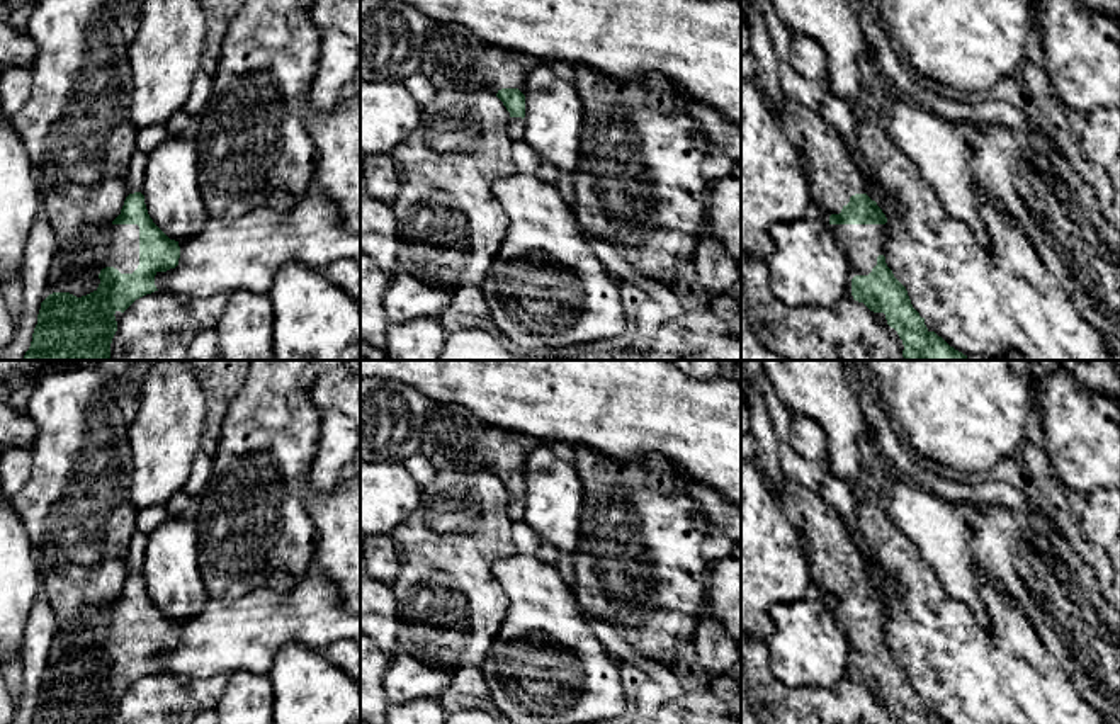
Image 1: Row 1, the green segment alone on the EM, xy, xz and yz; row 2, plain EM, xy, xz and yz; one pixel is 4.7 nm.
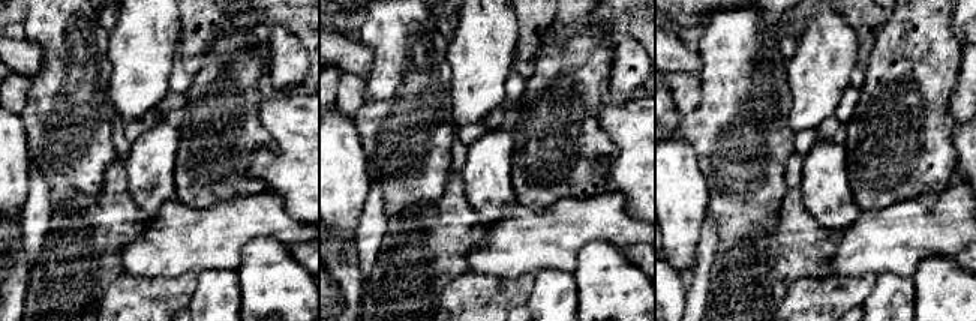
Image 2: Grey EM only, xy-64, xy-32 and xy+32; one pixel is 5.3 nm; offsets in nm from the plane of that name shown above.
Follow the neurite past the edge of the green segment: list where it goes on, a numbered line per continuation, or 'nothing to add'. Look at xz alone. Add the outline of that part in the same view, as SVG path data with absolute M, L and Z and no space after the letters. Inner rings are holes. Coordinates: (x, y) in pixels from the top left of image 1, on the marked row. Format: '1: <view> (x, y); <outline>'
1: xz (452, 58); M432 22L421 48L420 71L437 90L489 92L496 95L501 88L518 88L525 95L527 68L518 61L517 54L479 39L462 24Z

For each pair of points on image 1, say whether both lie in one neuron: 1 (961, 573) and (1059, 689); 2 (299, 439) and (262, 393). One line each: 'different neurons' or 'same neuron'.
1: different neurons
2: same neuron

